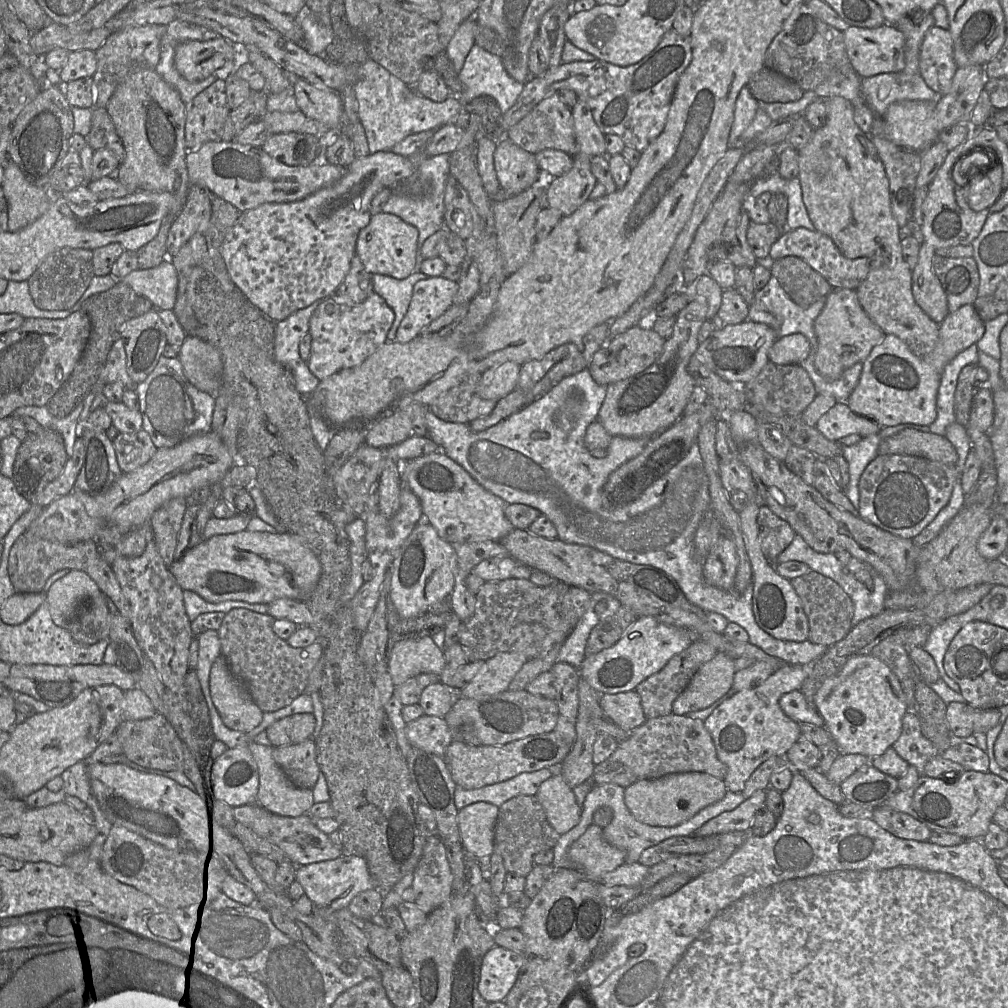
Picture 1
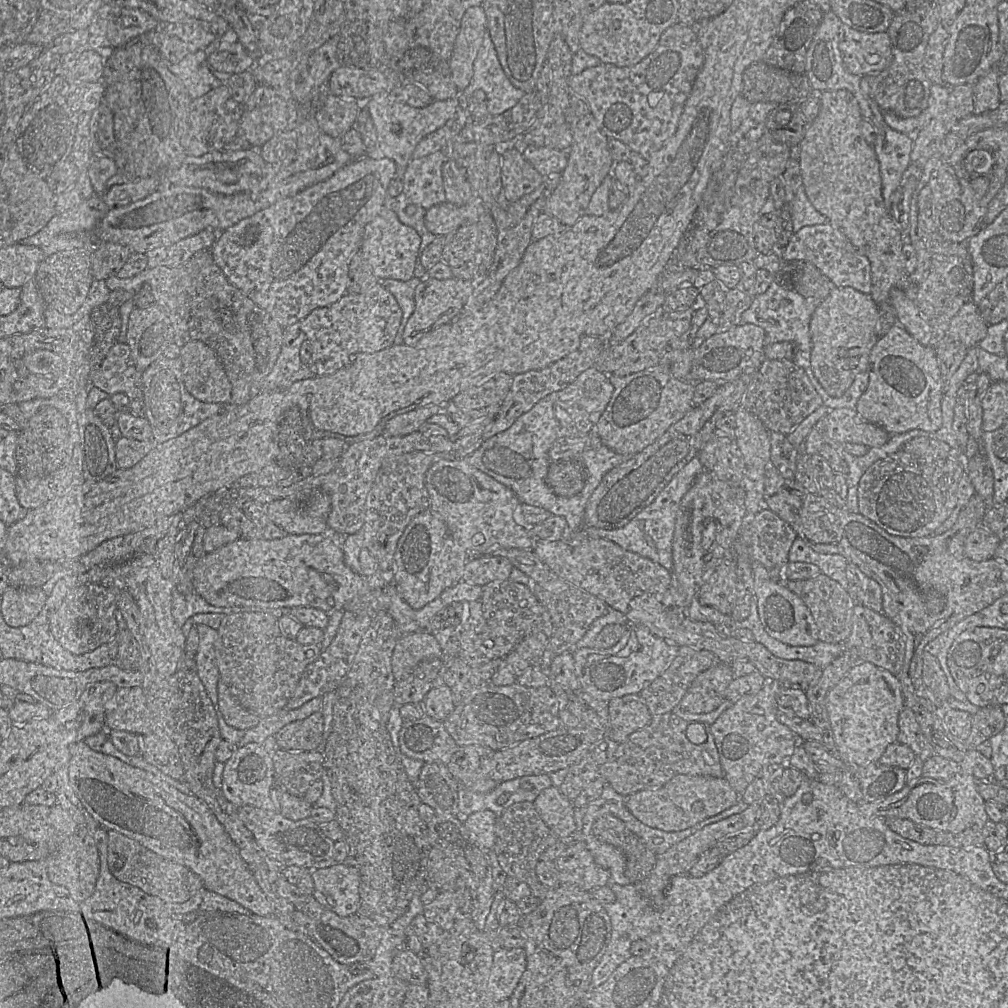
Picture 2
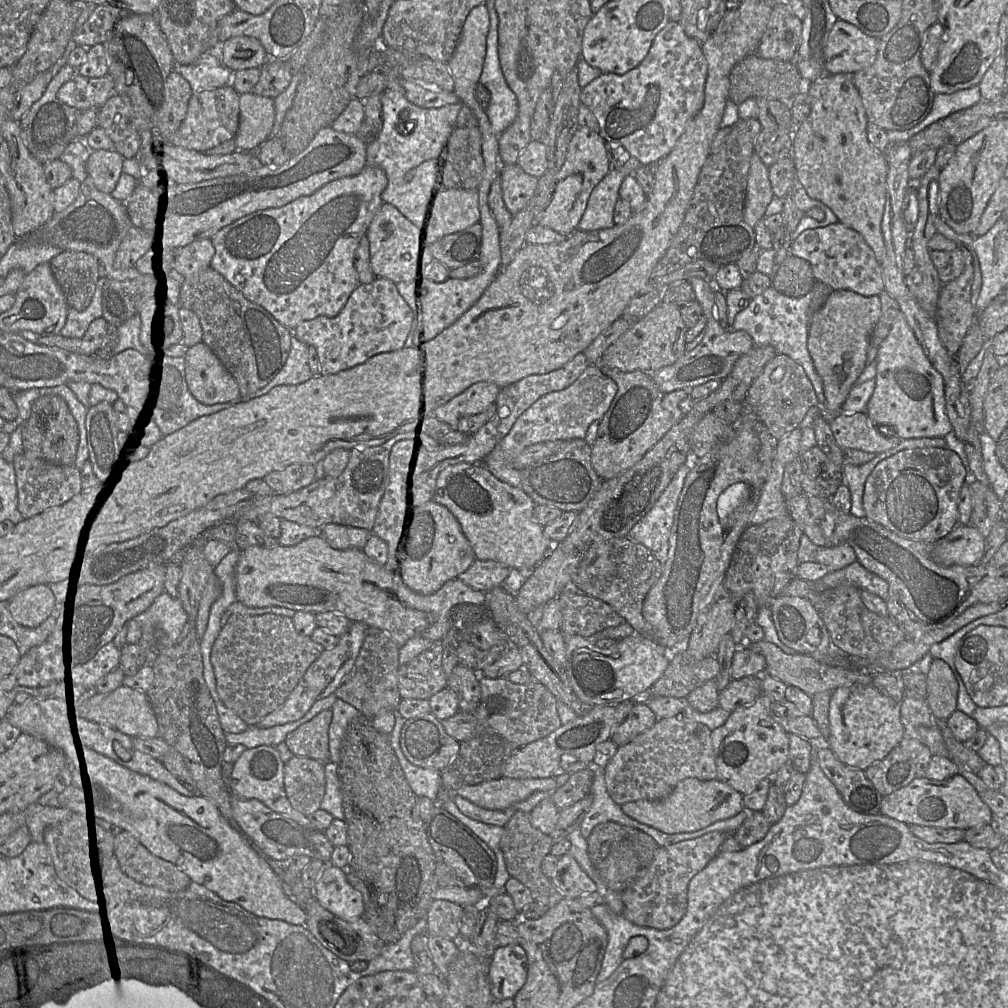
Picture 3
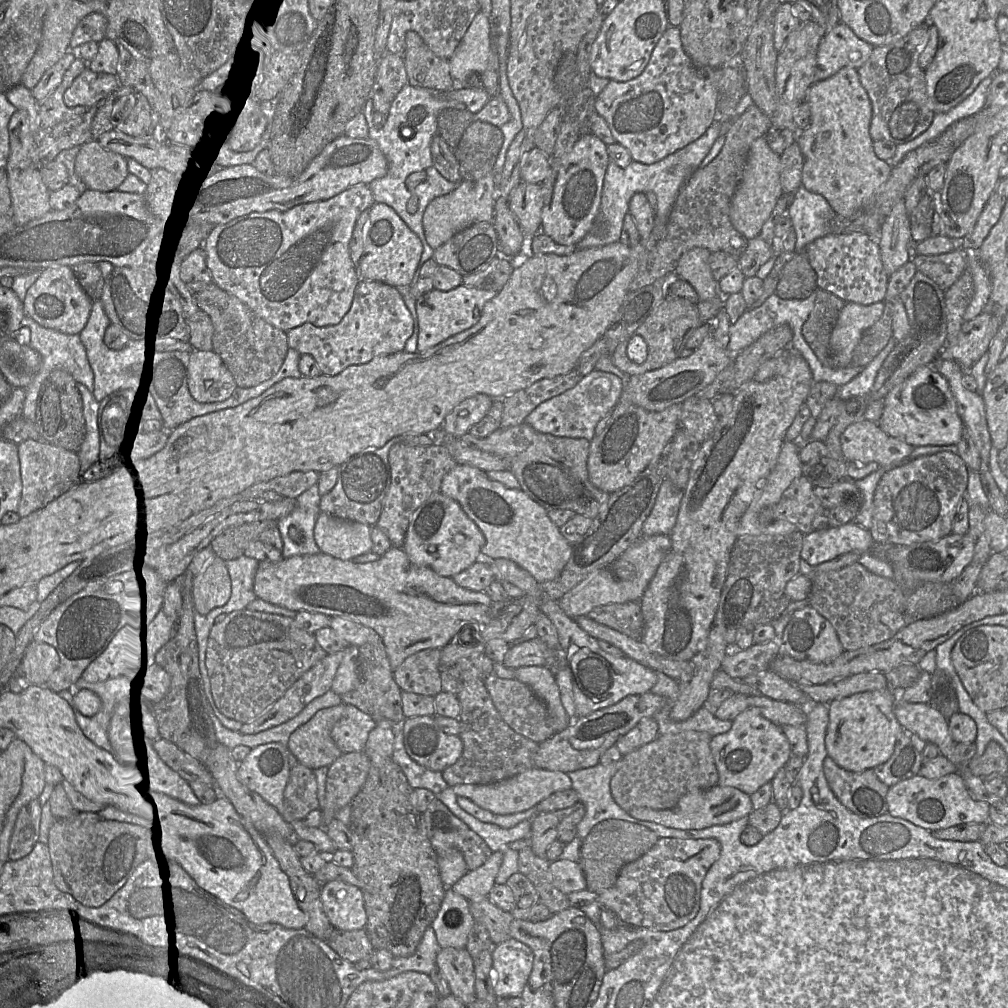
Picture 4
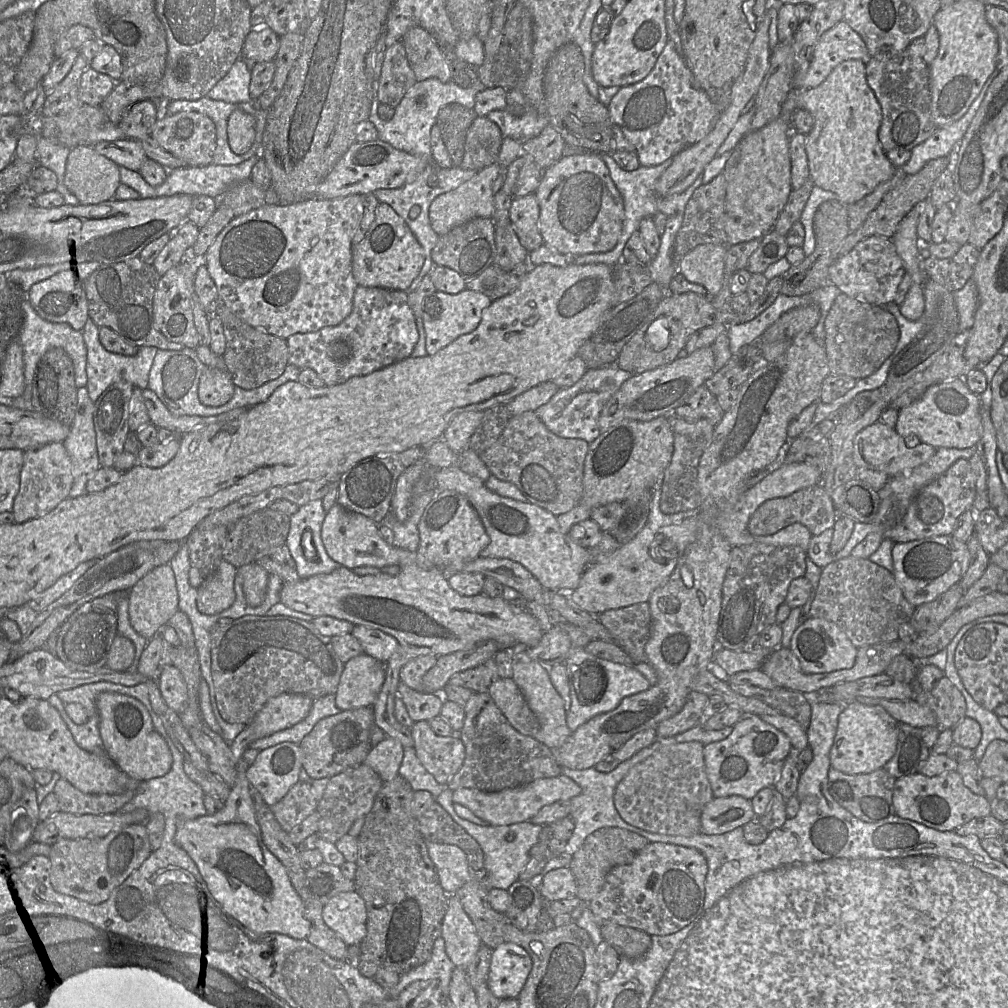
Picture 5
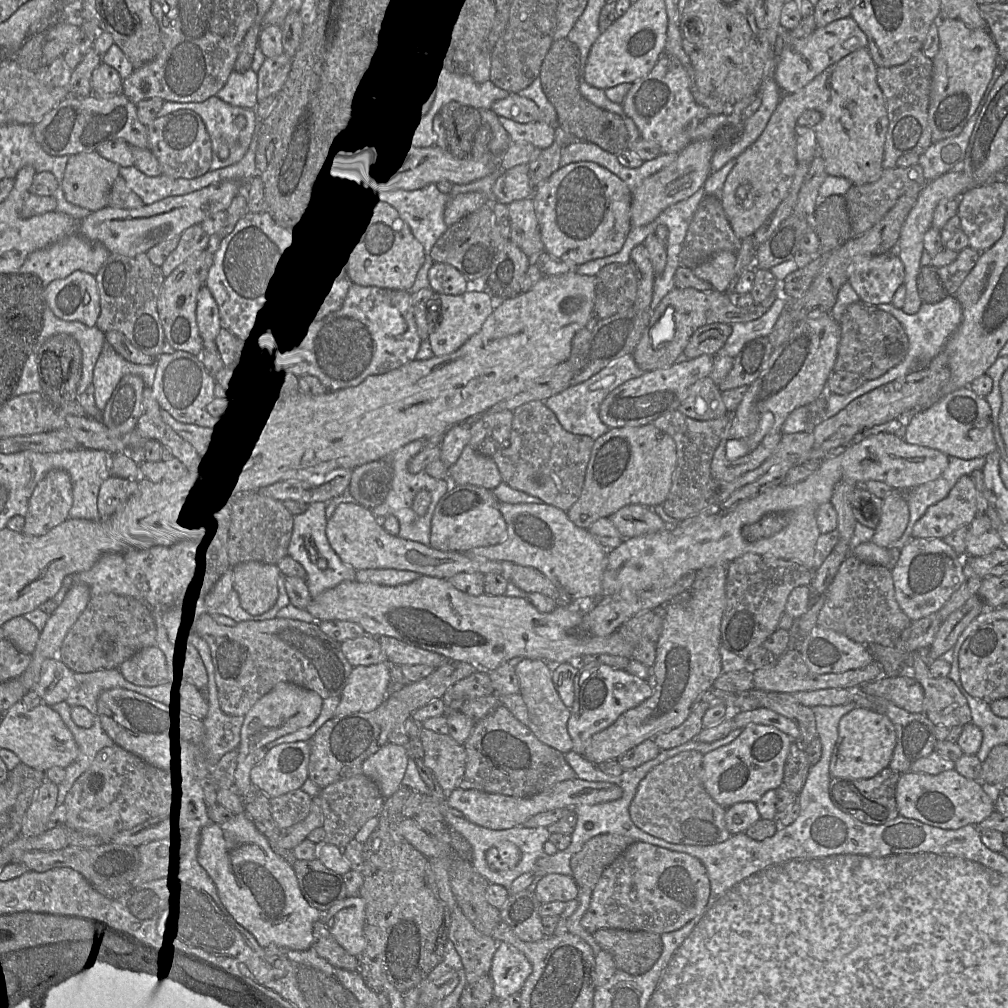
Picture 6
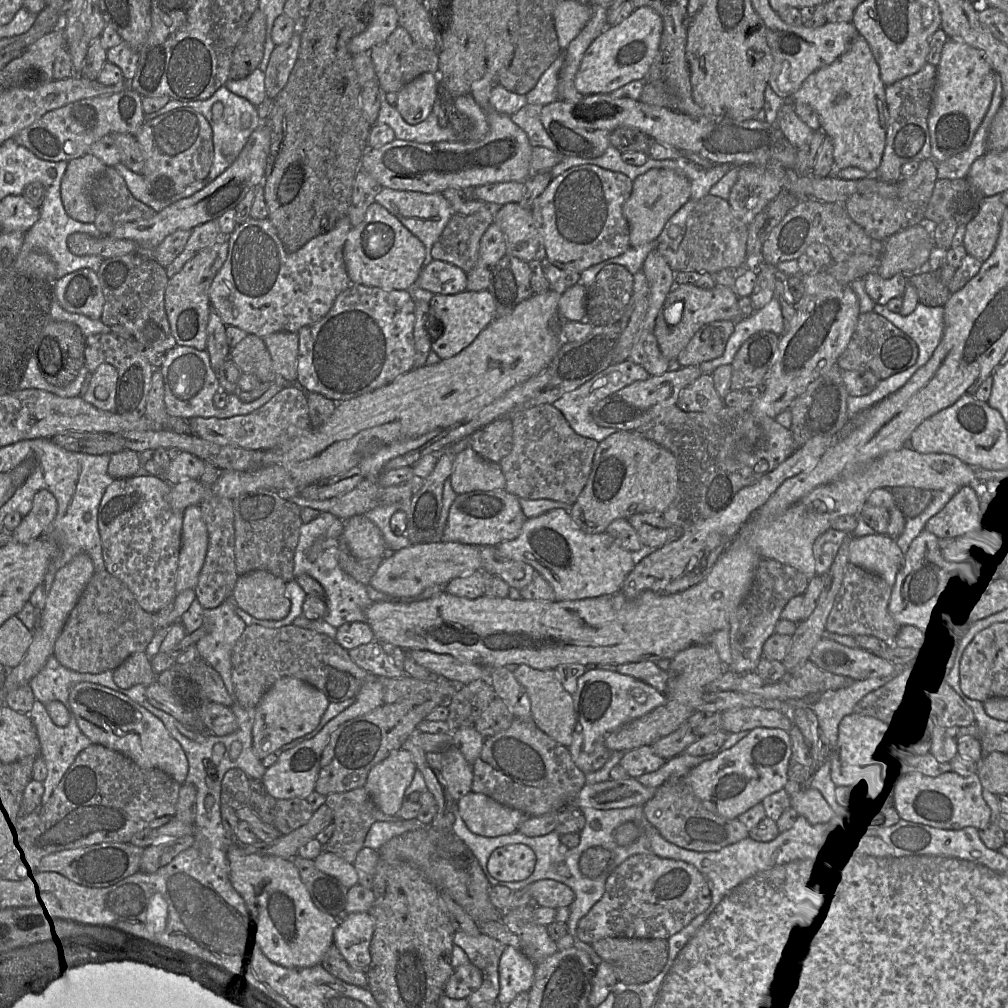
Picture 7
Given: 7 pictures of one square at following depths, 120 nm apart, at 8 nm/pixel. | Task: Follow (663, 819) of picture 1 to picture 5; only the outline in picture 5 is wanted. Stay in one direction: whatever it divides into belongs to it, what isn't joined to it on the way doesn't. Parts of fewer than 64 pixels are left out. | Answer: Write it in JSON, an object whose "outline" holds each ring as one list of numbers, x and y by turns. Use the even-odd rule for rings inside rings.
{"outline":[[742,796,713,798,701,814,701,833,719,835,756,819,751,800]]}

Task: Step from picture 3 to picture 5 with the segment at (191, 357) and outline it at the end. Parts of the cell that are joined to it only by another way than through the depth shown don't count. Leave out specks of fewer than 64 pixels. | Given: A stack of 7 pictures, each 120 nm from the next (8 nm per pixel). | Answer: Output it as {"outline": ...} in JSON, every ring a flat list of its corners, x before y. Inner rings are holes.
{"outline":[[207,367,200,377,198,398,209,407,226,404,233,396,235,384,226,370]]}

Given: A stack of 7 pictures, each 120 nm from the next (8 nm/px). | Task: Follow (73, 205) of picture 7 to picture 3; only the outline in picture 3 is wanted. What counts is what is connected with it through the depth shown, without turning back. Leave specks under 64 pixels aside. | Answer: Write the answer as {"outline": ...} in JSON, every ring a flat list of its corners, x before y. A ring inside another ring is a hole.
{"outline":[[114,150,90,151,86,161,88,178,95,188,110,194,122,174,123,157]]}

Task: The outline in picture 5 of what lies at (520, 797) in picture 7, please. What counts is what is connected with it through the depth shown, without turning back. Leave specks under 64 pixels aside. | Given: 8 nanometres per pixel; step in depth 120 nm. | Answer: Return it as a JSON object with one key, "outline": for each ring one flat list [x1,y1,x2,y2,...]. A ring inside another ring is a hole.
{"outline":[[474,692,463,709,464,725,458,735,465,746,465,759,459,771,446,784,450,790,474,788,498,792,562,774,552,750,514,729,488,692]]}

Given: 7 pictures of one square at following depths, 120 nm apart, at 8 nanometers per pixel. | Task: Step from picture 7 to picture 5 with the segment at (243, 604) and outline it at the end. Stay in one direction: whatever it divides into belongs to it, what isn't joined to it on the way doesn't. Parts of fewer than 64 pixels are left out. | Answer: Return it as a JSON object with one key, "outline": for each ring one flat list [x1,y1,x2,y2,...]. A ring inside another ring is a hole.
{"outline":[[256,562,237,568,243,581,243,592,248,605,255,607,263,603,268,588,269,572]]}

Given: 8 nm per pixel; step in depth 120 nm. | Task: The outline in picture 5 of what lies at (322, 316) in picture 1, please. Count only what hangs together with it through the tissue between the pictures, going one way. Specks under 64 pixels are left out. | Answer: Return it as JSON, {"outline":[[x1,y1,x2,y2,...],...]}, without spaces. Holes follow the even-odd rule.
{"outline":[[358,285,354,293,352,312,340,324,314,332,293,334,286,339,288,364,300,370,310,368,319,375,325,386,334,386,352,377,368,375,410,357,418,338,415,317,409,306,406,291]]}

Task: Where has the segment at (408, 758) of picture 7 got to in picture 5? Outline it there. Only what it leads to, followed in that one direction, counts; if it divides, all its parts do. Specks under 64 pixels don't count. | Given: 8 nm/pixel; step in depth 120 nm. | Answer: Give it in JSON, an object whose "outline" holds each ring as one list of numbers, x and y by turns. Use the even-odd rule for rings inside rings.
{"outline":[[385,737,373,746,363,763,371,767,383,782,393,780,399,774,404,747,391,737]]}

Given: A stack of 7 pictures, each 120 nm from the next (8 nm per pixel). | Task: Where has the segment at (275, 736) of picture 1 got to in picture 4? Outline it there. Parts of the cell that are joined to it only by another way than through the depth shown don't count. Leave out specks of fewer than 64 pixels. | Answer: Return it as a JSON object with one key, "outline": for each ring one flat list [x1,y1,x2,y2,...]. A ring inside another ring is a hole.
{"outline":[[345,704,318,711,289,737,287,748,297,761,312,769,329,767,342,752,331,737,333,726,342,717]]}

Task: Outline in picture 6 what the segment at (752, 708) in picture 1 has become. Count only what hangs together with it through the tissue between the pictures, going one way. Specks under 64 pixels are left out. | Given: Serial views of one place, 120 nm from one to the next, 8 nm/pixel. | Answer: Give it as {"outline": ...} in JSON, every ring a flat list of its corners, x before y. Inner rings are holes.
{"outline":[[748,724,731,743,703,755,702,782,711,798,728,808,736,803,756,803,767,791,783,783,784,766,792,739,773,726]]}

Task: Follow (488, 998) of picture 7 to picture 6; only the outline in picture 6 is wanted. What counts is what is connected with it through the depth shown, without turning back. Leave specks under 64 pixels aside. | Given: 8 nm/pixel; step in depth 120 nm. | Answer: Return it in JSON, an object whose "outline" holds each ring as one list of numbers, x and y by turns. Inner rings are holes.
{"outline":[[459,906,451,910,448,939,461,958,467,984,490,975,498,942,480,933]]}

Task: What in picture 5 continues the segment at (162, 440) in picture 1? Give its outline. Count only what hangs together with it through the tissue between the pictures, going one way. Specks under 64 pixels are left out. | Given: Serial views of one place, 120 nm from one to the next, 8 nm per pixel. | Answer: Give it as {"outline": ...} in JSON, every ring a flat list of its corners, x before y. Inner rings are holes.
{"outline":[[188,347,178,351,158,349,149,372,148,388,158,396,165,407,175,416,208,417,222,414,224,411,223,405,219,407,205,406,198,398,199,380,207,367,197,357,195,349]]}

